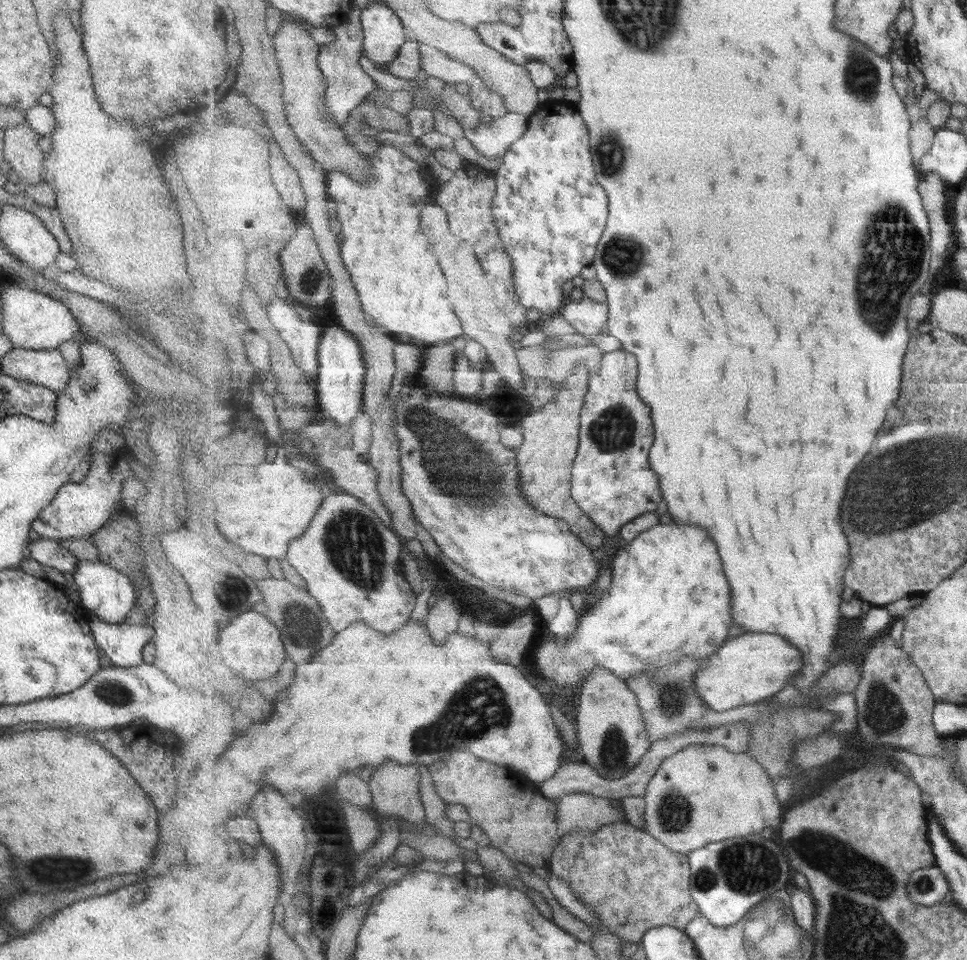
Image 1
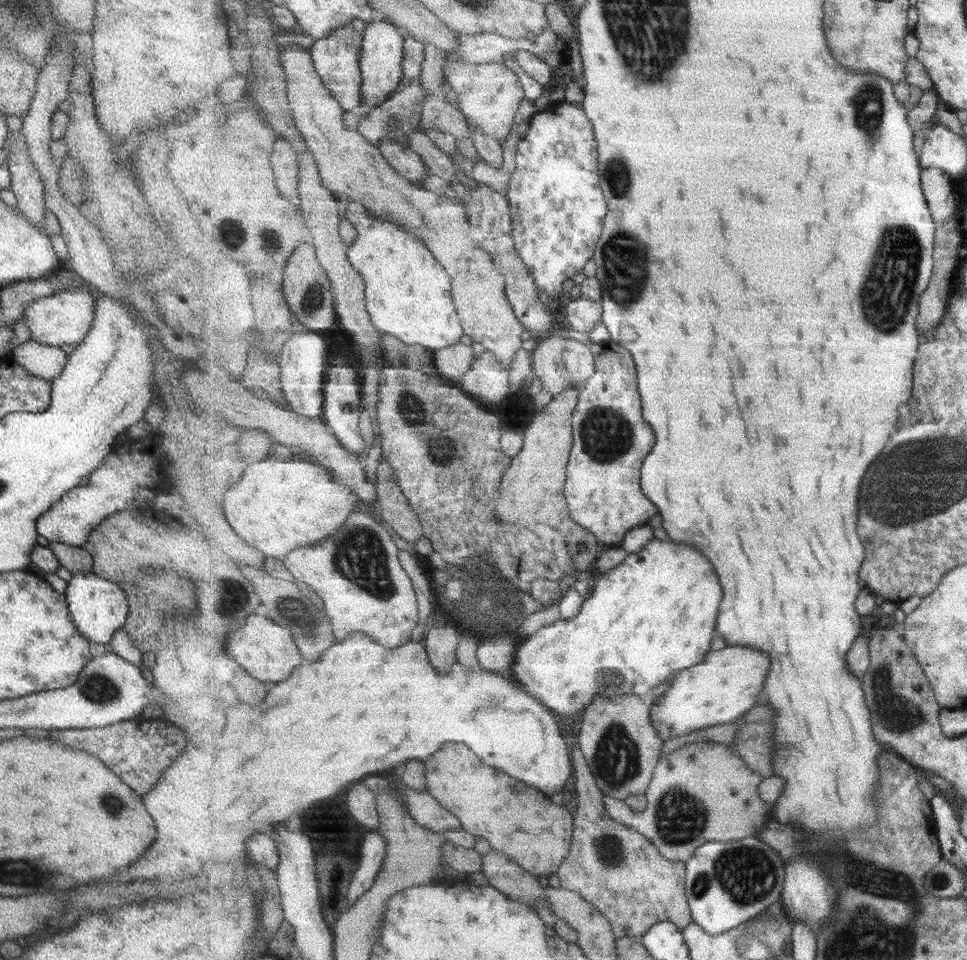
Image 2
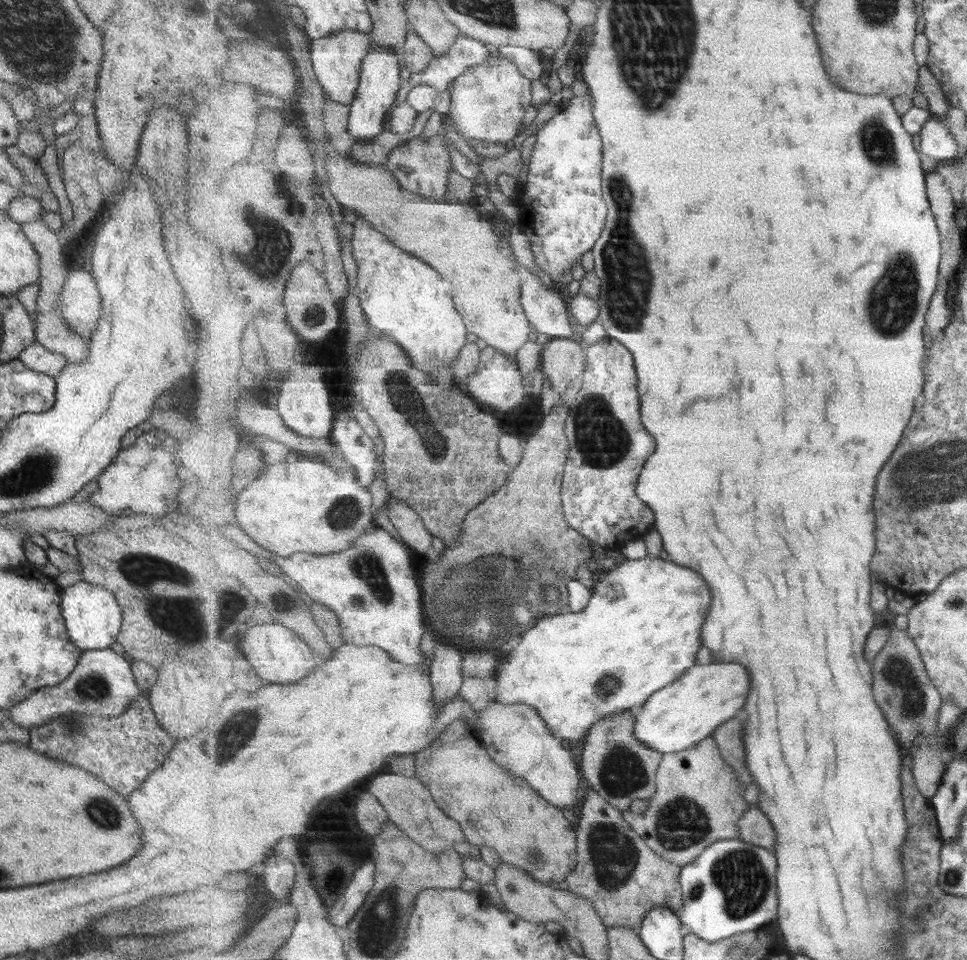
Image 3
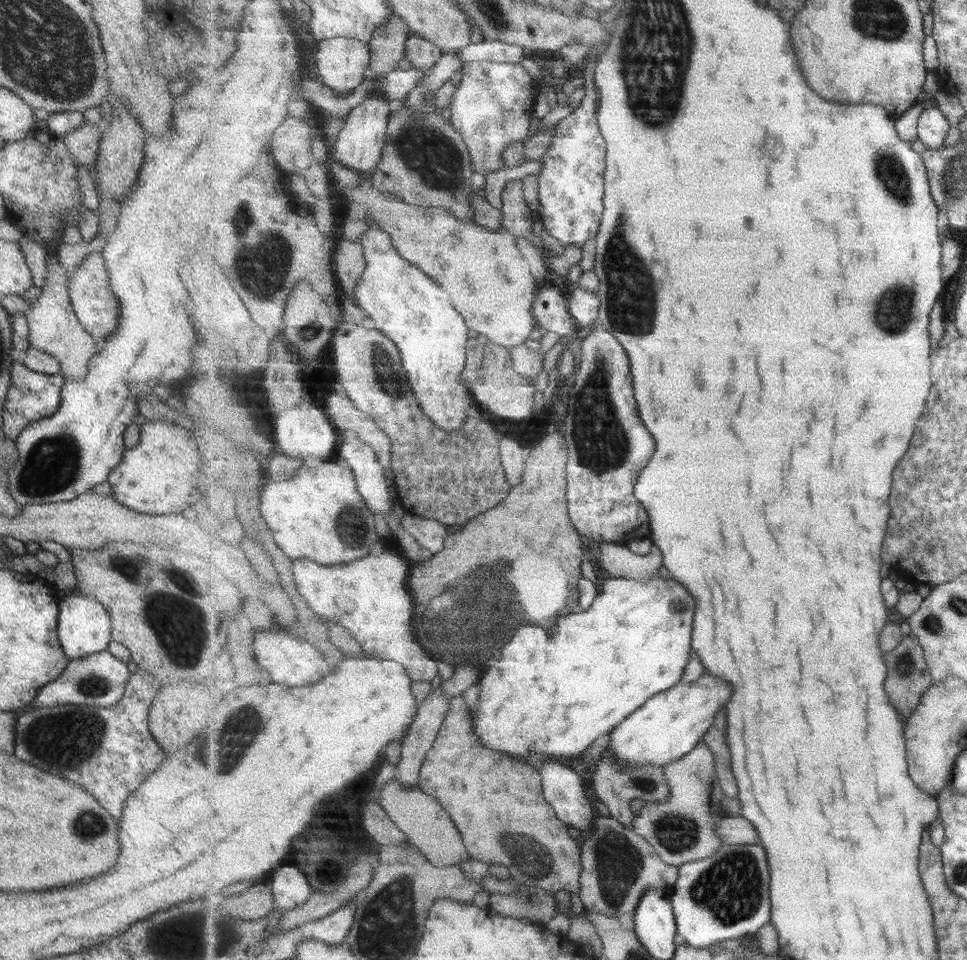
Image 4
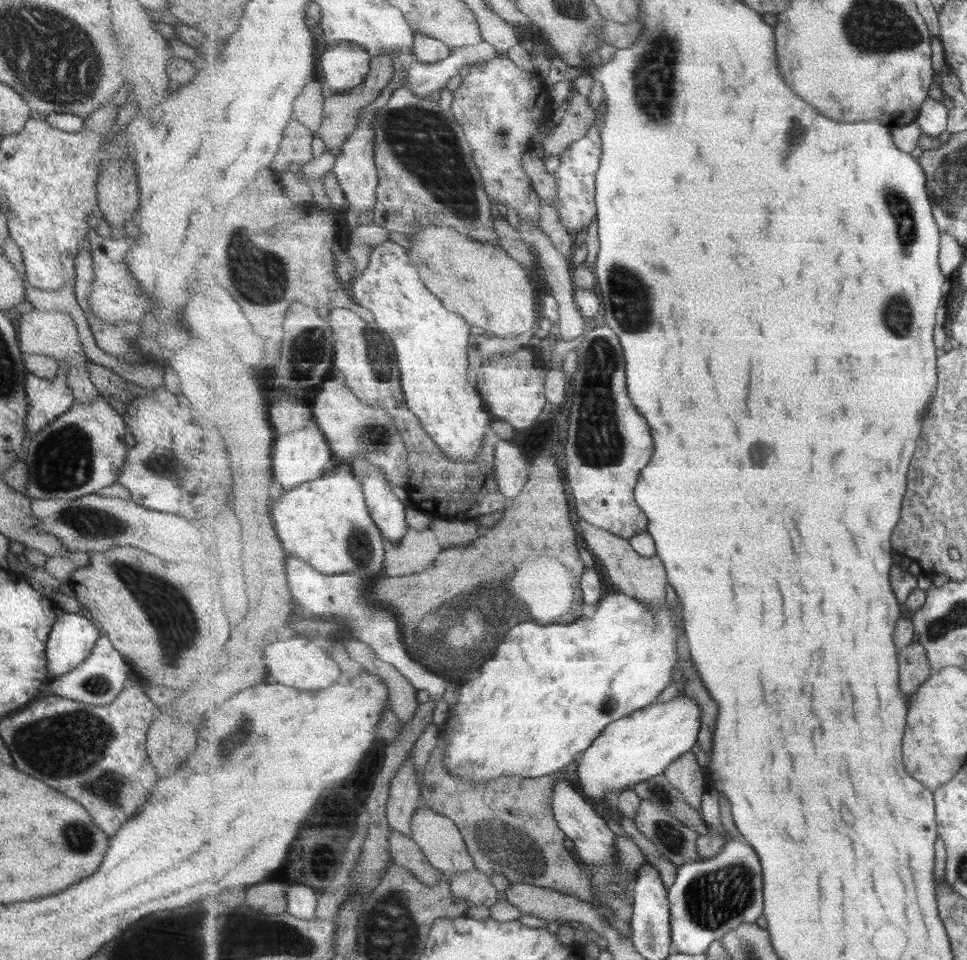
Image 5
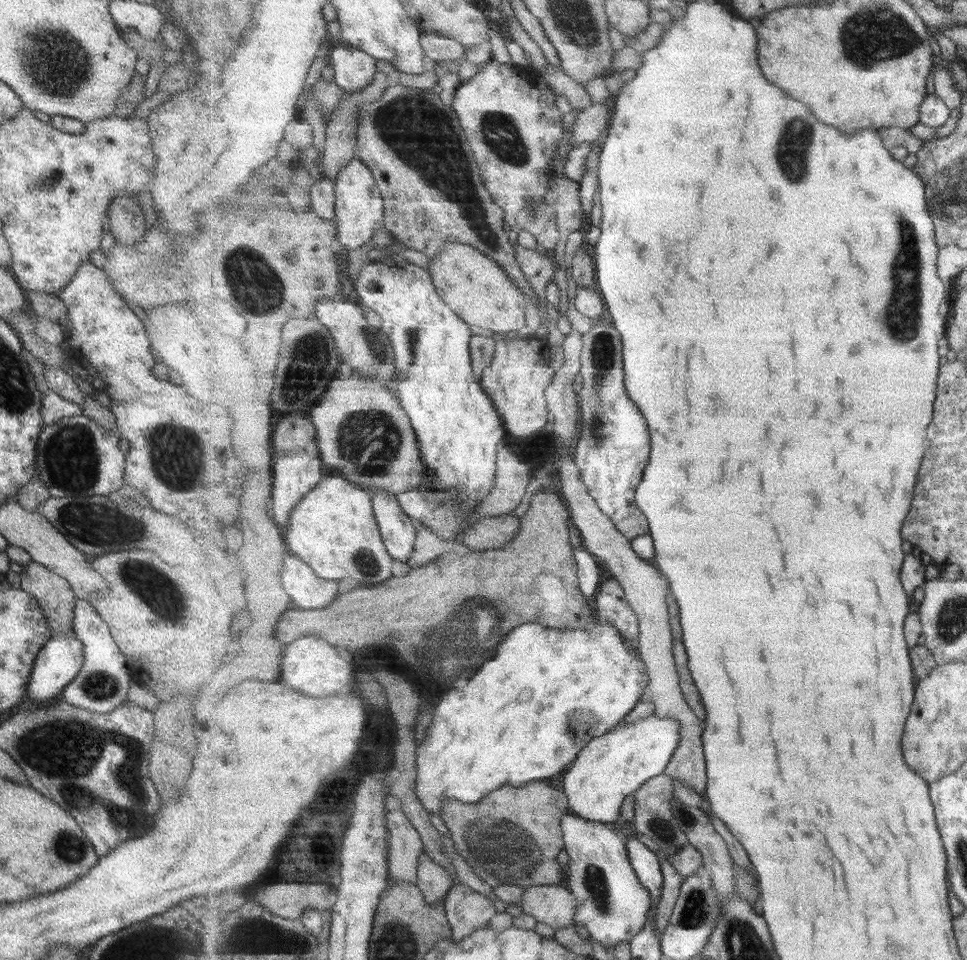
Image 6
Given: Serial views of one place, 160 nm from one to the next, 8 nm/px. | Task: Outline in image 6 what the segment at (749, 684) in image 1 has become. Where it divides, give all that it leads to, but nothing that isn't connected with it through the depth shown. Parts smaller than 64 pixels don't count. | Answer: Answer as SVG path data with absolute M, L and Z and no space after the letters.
M652 714L645 719L621 723L609 733L593 739L577 755L573 766L563 775L563 804L571 813L597 823L615 823L619 818L626 797L637 792L650 779L663 775L673 753L681 746L680 722L675 719L661 719Z

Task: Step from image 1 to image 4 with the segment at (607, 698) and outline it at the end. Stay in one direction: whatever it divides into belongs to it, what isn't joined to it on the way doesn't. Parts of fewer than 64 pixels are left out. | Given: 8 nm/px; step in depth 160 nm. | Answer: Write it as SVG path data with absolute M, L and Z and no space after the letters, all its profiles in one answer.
M606 748L601 754L599 762L593 772L593 787L596 796L604 805L609 808L610 815L613 819L621 824L633 829L633 820L636 813L632 810L632 801L636 799L645 802L665 802L672 796L668 778L664 773L664 766L658 764L646 764L645 766L630 766L630 764L620 764L613 751Z

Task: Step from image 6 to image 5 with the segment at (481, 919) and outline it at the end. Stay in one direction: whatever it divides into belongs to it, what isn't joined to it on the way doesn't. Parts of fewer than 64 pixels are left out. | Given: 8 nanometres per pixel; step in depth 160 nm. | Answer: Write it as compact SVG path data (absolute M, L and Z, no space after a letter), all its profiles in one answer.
M474 868L471 872L448 873L452 891L458 898L470 902L470 906L481 904L489 909L499 900L499 892L491 882L491 875Z

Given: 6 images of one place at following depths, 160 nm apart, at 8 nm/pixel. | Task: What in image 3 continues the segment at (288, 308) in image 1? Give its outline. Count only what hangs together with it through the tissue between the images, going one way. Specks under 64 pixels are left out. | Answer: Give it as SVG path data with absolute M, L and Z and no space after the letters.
M299 361L287 372L285 382L278 385L278 397L273 405L283 417L286 425L297 434L307 438L329 438L335 423L335 410L331 406L331 392L325 384L325 372L316 367L308 368Z

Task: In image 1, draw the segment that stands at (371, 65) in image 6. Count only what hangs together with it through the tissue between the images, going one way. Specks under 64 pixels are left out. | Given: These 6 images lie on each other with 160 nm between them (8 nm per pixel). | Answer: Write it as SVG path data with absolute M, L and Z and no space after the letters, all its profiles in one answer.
M353 3L351 13L347 18L333 27L337 40L334 40L329 45L322 46L322 52L319 56L319 65L328 80L328 90L326 90L328 115L340 127L347 124L351 112L365 102L371 92L379 89L377 82L361 66L361 52L364 50L365 40L361 12L362 9Z

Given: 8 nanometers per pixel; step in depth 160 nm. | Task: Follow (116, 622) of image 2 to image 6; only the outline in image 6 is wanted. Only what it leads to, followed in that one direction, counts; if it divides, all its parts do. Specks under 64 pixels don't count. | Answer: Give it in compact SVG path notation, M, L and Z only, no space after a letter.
M72 629L67 634L56 634L51 636L49 642L39 650L39 654L35 656L31 674L29 674L29 684L27 684L27 692L24 694L27 700L45 706L49 702L56 700L63 691L63 688L75 678L78 670L83 662L81 643L74 637Z

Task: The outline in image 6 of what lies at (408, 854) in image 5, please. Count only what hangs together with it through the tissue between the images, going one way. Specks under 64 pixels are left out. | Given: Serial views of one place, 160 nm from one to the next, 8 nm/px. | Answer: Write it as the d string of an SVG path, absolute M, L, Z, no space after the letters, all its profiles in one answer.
M424 851L418 864L417 885L429 904L437 904L439 901L445 901L454 883L451 881L449 871L437 864Z

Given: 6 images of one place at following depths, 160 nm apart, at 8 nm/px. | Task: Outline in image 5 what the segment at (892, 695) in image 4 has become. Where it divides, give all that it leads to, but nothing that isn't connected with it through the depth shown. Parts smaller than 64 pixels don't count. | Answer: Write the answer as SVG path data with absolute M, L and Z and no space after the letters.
M919 642L909 643L899 649L900 660L899 688L901 694L910 699L932 674L932 666L926 648Z

